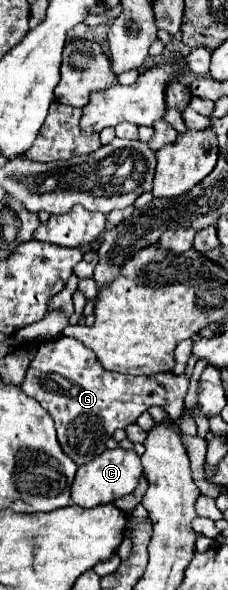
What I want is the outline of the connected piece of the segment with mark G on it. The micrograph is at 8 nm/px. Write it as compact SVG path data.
M58 337L38 345L38 353L32 359L20 389L50 413L64 453L76 465L84 465L106 449L106 441L116 429L132 425L150 405L162 407L174 421L178 421L184 407L184 395L188 391L188 379L197 361L197 357L190 355L182 375L158 373L144 377L112 373L106 371L94 351L86 349L80 341Z

